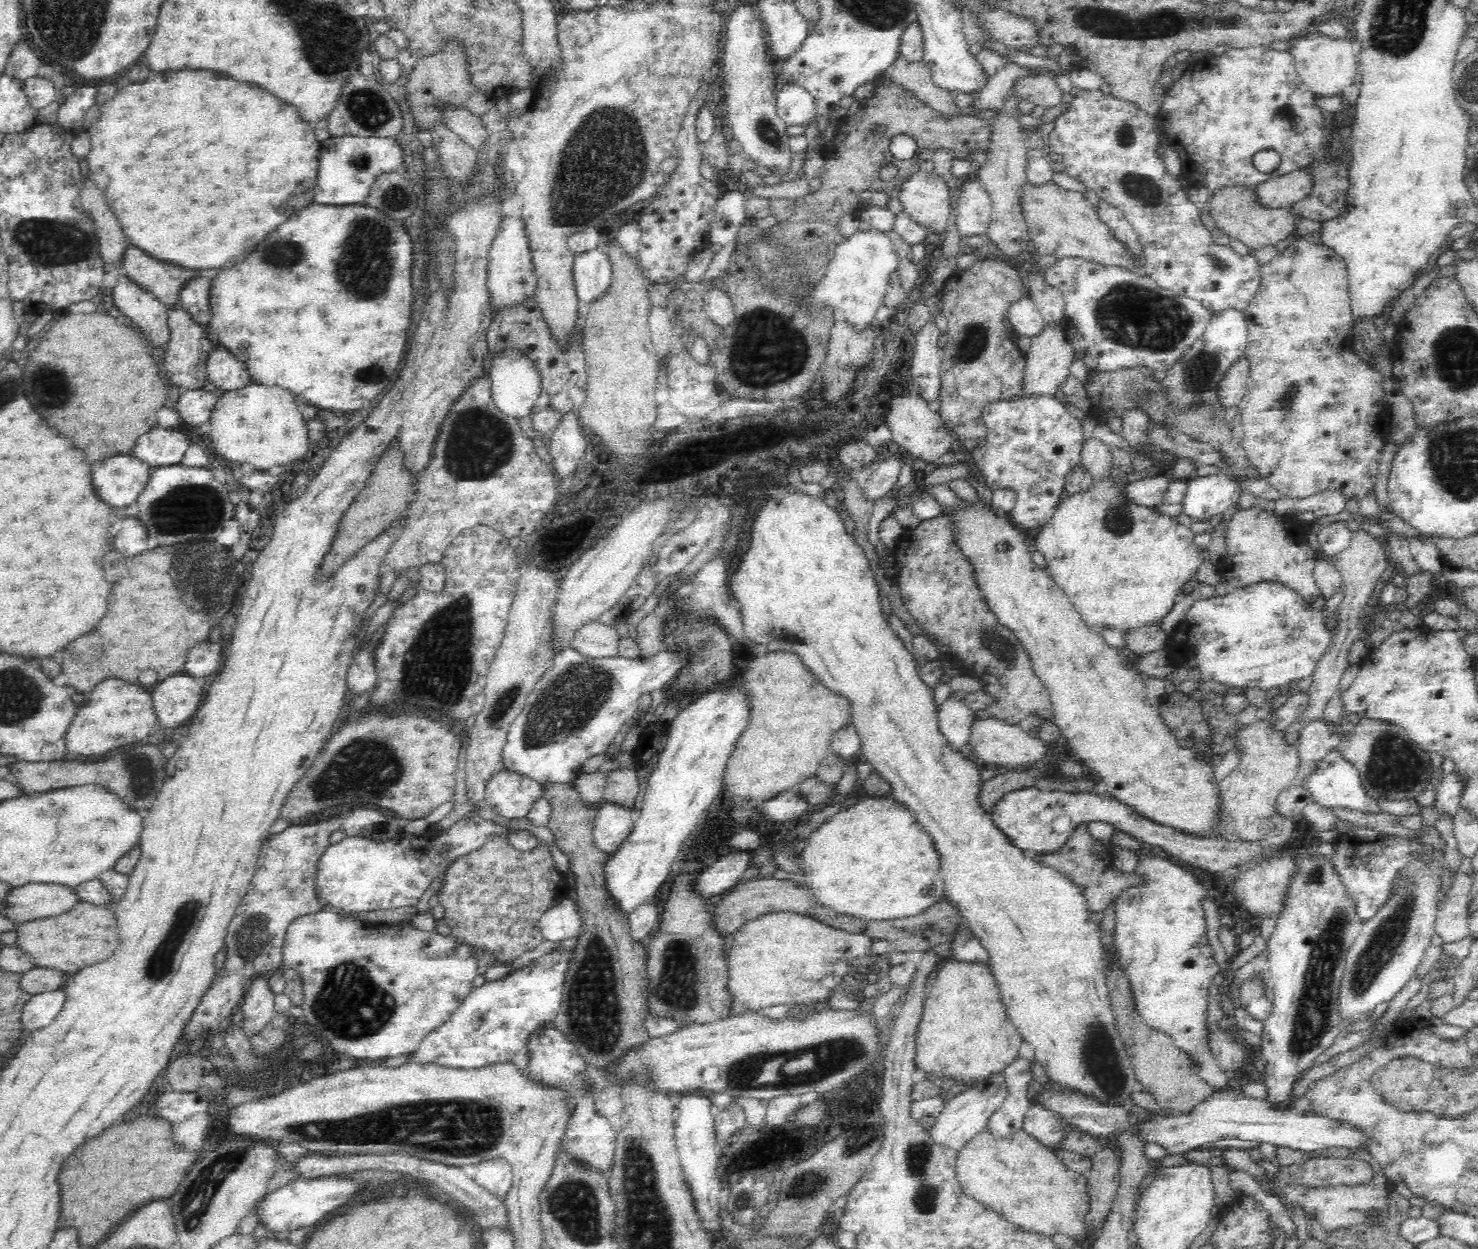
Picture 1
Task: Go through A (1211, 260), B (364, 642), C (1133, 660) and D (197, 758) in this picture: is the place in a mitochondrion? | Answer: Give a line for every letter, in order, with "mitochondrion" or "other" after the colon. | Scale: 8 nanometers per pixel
A: mitochondrion
B: other
C: other
D: other

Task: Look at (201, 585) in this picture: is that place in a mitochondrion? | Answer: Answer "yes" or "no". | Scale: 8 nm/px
yes

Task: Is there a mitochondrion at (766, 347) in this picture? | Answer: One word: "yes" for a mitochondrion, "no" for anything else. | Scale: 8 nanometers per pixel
yes

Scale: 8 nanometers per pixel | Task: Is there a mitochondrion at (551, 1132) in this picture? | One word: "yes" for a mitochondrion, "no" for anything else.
no

